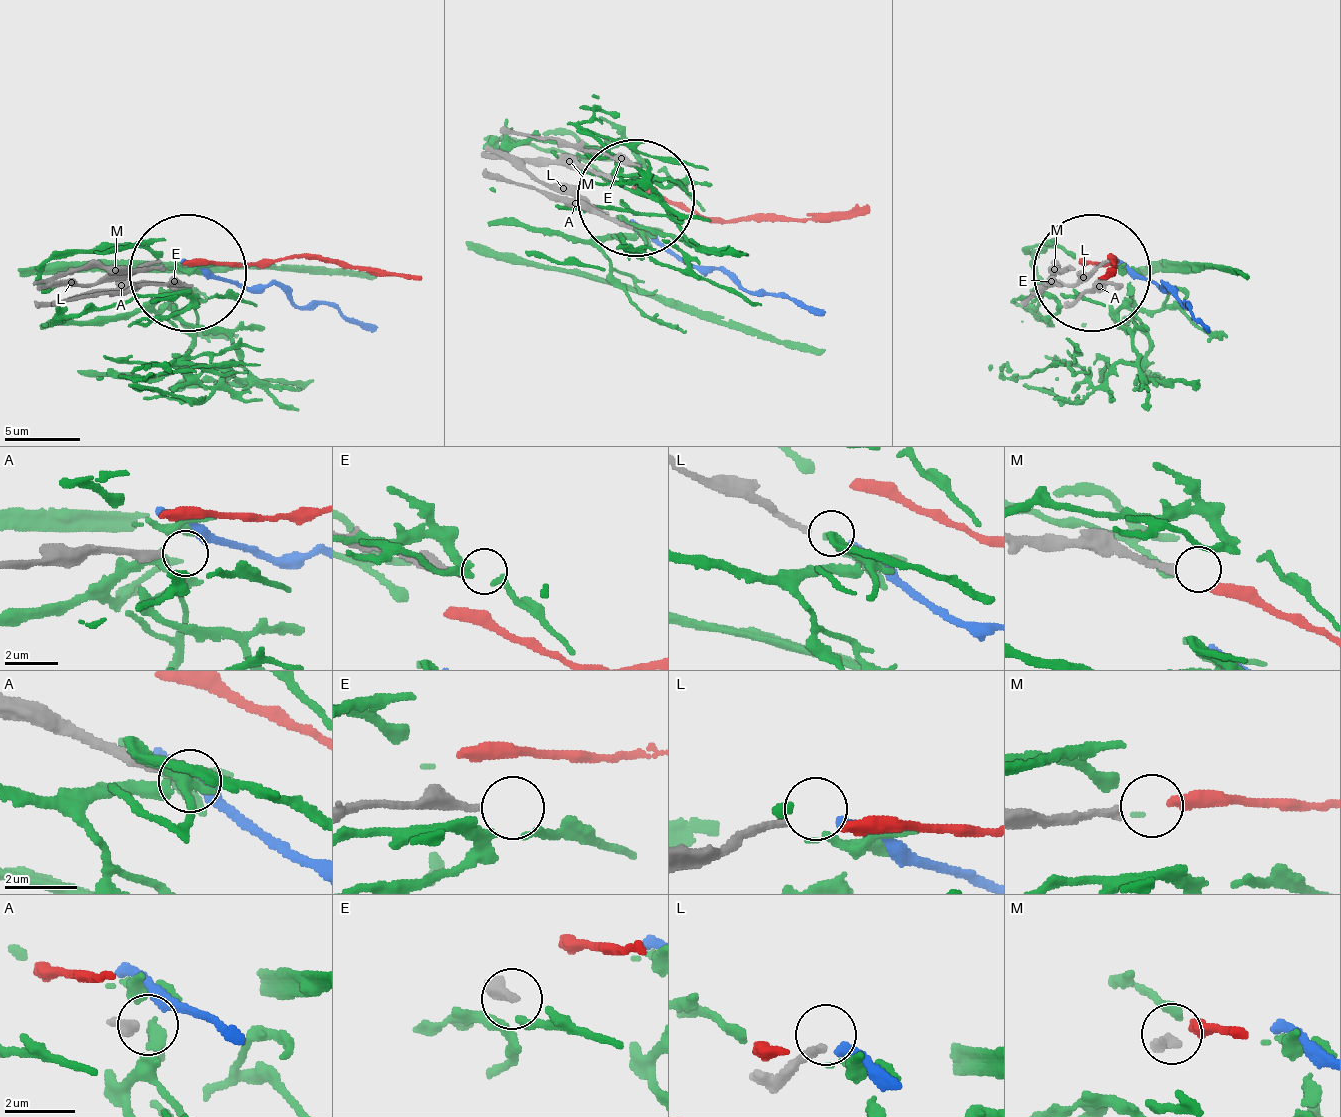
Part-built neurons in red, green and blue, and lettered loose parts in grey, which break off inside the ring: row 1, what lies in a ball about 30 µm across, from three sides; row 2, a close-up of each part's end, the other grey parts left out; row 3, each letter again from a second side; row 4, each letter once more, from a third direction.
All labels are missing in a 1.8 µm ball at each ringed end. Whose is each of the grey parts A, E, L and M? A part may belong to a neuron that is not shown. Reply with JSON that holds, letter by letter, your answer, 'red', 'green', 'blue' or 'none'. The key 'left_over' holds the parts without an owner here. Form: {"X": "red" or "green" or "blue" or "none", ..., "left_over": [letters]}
{"A": "none", "E": "none", "L": "blue", "M": "red", "left_over": ["A", "E"]}

